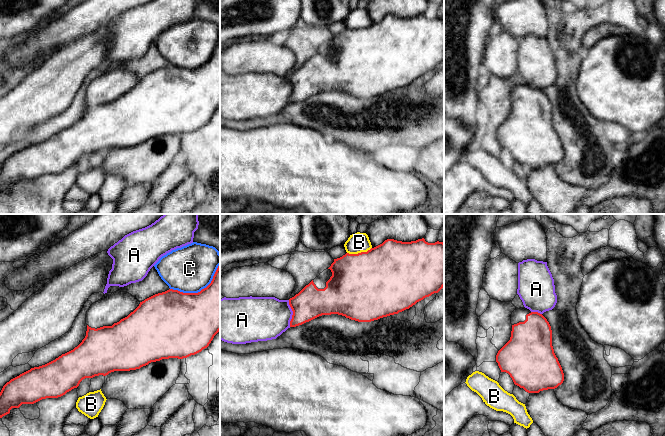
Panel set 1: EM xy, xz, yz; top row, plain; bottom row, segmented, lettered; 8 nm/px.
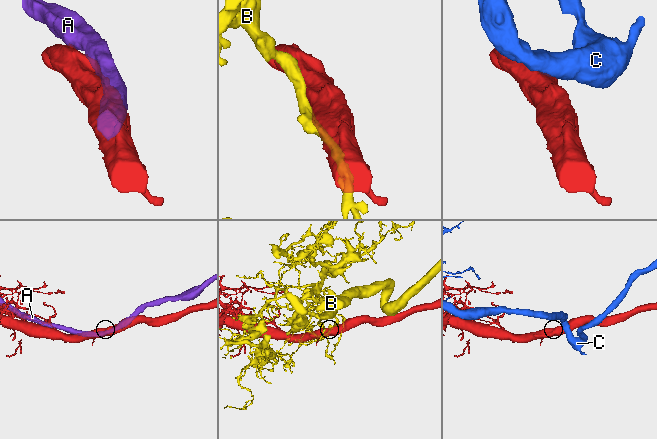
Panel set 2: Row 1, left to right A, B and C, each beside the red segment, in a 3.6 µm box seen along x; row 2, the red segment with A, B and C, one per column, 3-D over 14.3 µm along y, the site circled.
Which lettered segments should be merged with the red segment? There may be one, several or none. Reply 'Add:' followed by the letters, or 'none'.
Add: none

